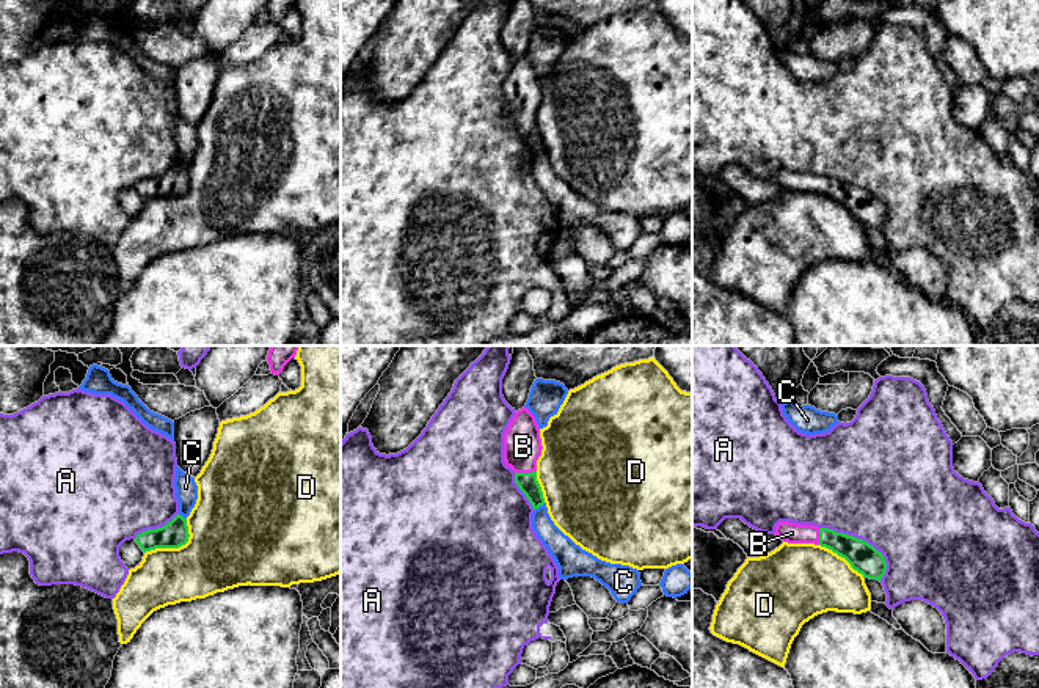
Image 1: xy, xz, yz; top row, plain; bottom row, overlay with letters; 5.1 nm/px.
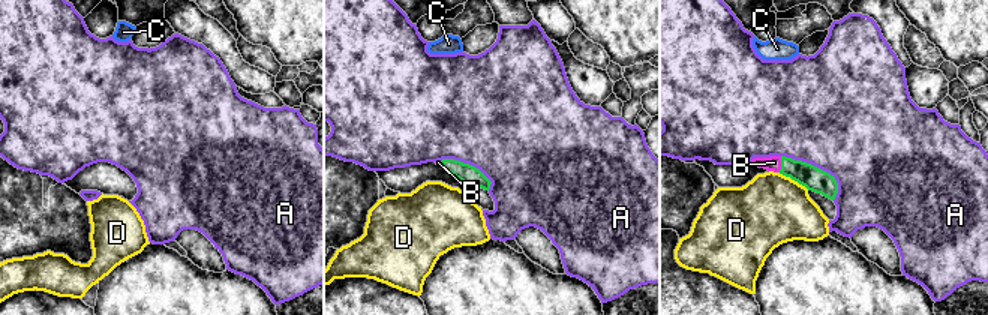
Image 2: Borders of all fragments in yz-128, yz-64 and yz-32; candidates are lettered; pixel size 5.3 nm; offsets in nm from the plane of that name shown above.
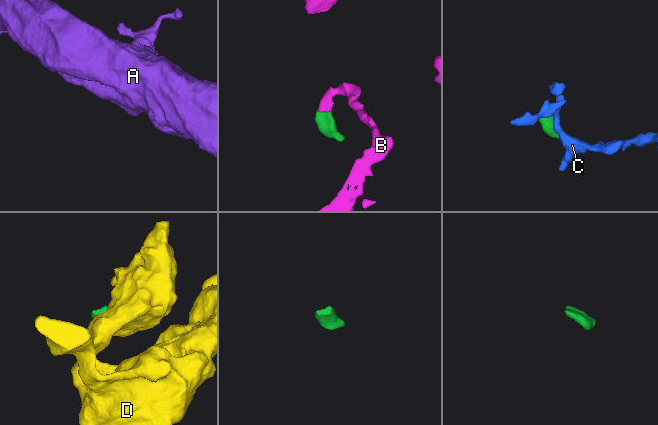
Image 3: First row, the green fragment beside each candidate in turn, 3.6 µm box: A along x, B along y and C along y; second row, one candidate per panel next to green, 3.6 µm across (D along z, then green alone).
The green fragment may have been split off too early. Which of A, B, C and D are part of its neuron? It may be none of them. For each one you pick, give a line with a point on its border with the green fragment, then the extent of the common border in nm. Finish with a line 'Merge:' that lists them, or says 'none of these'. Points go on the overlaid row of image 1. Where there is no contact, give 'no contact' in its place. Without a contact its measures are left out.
B: meets green in xz at (524, 473); contact 110 nm long
Merge: B

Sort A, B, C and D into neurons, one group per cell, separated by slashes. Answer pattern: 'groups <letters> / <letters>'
groups A / B / C / D

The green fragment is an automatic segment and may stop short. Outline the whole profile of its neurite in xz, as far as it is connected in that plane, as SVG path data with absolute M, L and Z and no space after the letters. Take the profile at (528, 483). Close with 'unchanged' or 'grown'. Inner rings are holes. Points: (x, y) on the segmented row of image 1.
M529 408L518 410L504 434L504 462L515 471L515 482L534 511L545 504L537 481L537 460L541 456L541 438L535 416Z; grown

